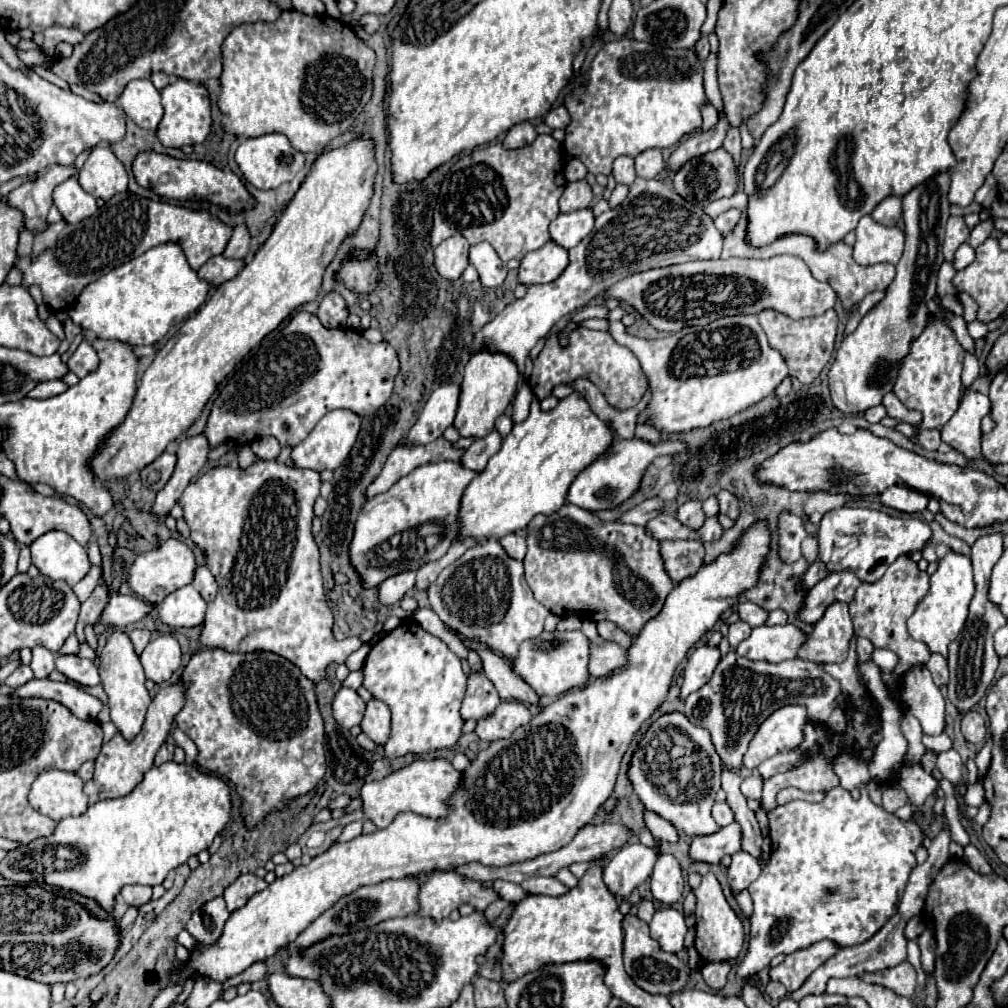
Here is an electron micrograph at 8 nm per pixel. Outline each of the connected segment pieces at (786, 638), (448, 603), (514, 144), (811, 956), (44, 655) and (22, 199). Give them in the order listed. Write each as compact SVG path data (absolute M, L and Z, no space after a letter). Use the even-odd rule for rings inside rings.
M775 625L775 627L755 627L751 637L739 643L735 653L751 661L779 663L785 659L795 659L797 649L805 641L805 633L795 625Z
M487 539L469 547L457 561L441 571L429 587L431 609L457 633L467 639L487 643L505 659L517 655L519 643L533 639L543 631L543 621L549 611L535 601L523 577L523 563L511 559L497 539Z
M525 121L525 123L517 123L515 127L511 127L503 139L503 147L507 149L519 149L519 147L525 147L525 145L531 145L537 137L537 131L535 127Z
M819 941L813 943L807 949L799 949L791 955L785 957L785 961L777 967L769 969L769 979L771 981L779 981L785 985L785 989L791 993L795 989L799 989L805 979L819 967L823 965L829 957L833 957L839 951L839 947L831 941Z
M33 647L33 661L31 669L35 673L35 679L45 679L55 669L55 657L45 647Z
M73 165L47 167L43 173L35 173L33 181L27 181L17 189L13 189L7 195L7 203L11 205L11 199L15 199L15 207L23 213L25 227L37 233L47 225L47 213L49 213L49 207L53 205L51 201L53 189L75 175L77 175L77 169Z

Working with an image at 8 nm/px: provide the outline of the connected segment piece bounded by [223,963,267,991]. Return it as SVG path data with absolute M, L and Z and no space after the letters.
M255 963L255 965L251 965L249 969L245 969L241 975L227 979L227 981L223 983L223 991L229 989L229 987L239 987L241 983L253 983L253 981L259 981L259 979L263 979L265 975L267 975L265 963Z

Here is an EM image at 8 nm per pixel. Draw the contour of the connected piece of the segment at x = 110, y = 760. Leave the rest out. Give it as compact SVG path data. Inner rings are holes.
M173 683L167 689L161 689L147 711L147 719L145 725L141 729L141 733L133 739L127 741L123 739L119 733L101 747L101 753L95 759L95 773L93 779L87 781L87 797L89 803L97 803L101 799L117 799L123 797L127 793L133 791L133 787L143 779L143 775L153 767L153 759L155 753L159 751L159 747L165 743L169 731L171 731L171 723L175 719L175 715L183 709L185 705L185 683Z

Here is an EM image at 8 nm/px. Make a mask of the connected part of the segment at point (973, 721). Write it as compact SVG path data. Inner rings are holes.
M977 711L965 713L963 721L961 721L961 733L969 743L981 743L985 739L985 735L987 735L985 719Z

